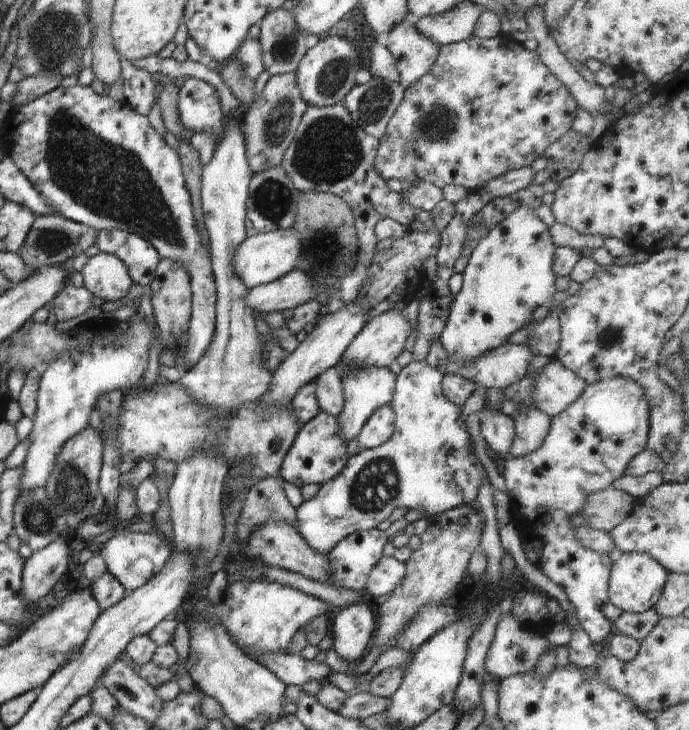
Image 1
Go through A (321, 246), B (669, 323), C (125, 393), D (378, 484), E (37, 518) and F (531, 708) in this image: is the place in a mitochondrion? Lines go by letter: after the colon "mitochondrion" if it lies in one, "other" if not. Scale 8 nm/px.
A: mitochondrion
B: other
C: other
D: mitochondrion
E: mitochondrion
F: other

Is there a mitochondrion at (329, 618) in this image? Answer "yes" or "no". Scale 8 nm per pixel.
no

